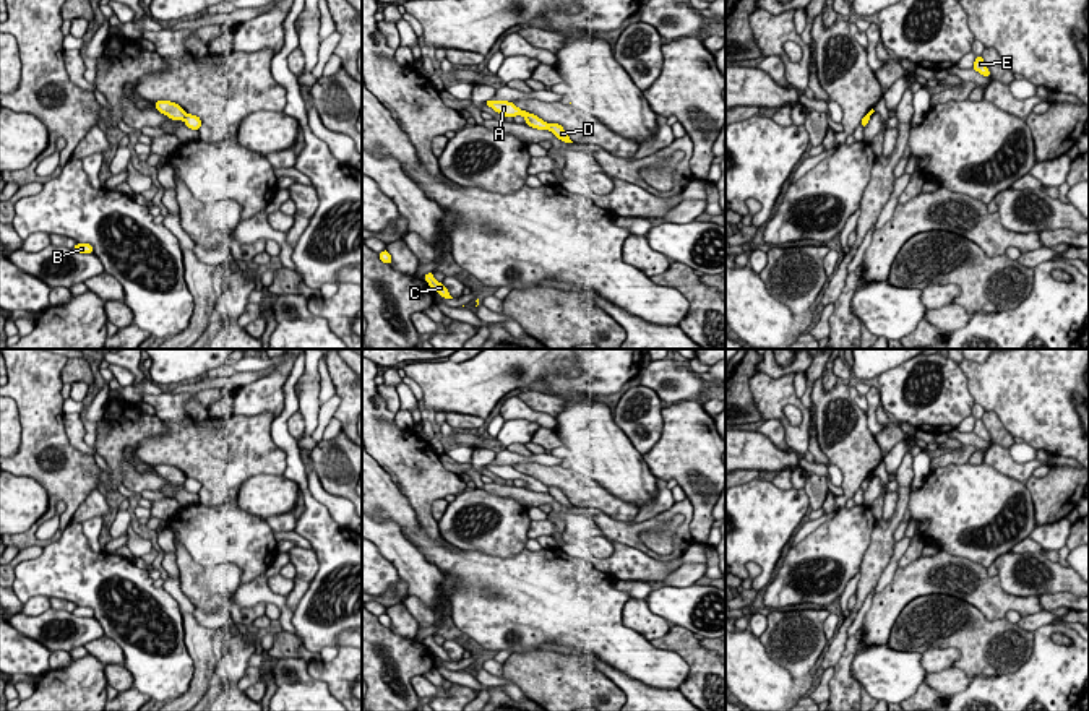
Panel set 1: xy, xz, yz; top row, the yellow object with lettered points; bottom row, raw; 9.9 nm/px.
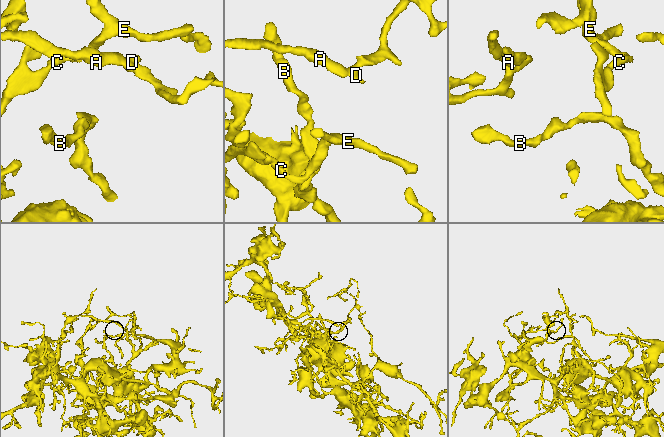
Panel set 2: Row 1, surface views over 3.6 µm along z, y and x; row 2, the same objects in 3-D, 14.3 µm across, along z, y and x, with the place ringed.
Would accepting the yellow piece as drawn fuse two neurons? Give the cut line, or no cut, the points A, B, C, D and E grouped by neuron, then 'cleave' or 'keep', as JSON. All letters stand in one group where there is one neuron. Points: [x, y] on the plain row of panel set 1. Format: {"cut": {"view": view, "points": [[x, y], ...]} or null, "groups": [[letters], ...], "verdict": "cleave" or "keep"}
{"cut": {"view": "xy", "points": [[187, 478], [184, 484]]}, "groups": [["A", "B", "C", "E"], ["D"]], "verdict": "cleave"}

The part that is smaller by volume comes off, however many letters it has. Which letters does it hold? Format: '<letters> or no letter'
D

